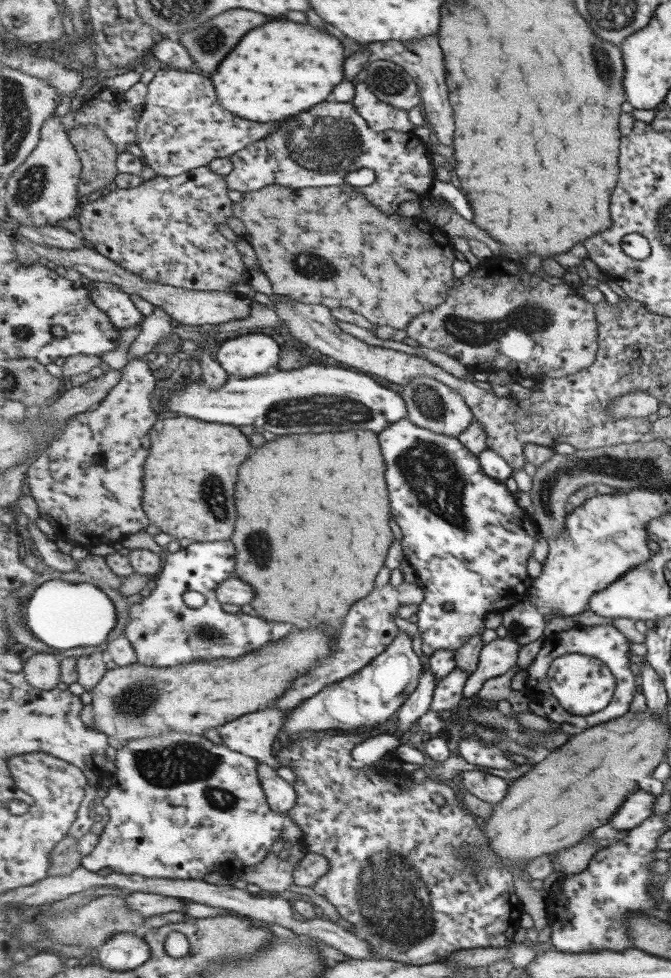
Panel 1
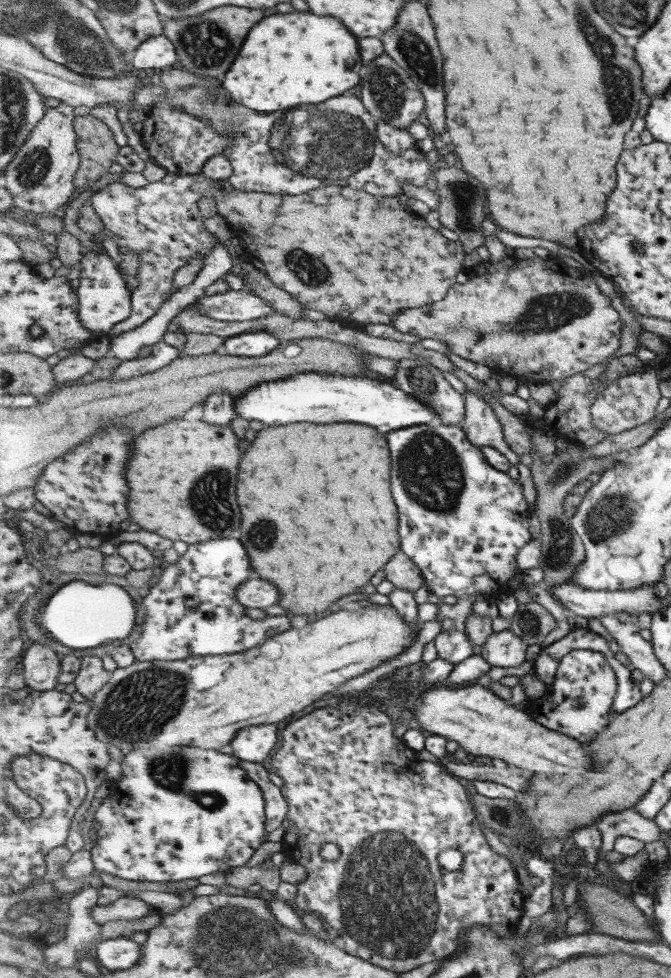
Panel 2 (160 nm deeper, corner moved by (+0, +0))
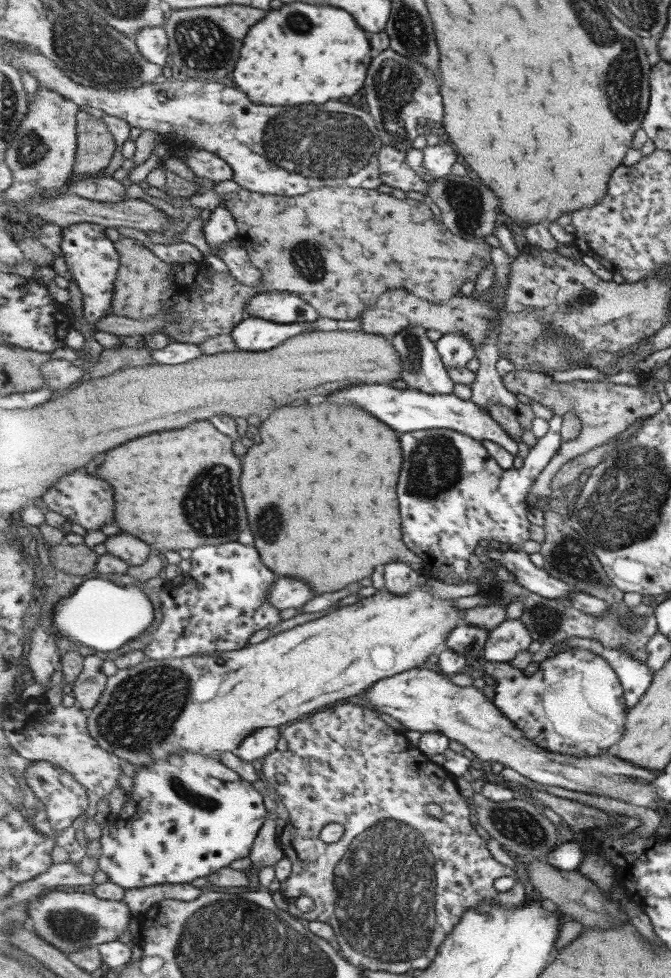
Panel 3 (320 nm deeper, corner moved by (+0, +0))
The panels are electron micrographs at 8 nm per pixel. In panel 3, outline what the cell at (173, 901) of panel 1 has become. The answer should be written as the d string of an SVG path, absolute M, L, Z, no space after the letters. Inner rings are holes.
M65 890L52 891L45 896L33 899L28 904L28 916L34 923L34 930L46 941L59 947L64 953L73 955L83 948L98 946L107 942L119 940L119 936L126 932L131 924L131 918L134 916L129 910L129 905L123 901L105 900L97 896L81 891Z

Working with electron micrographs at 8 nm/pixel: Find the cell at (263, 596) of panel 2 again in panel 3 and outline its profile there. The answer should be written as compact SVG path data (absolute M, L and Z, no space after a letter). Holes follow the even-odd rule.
M281 578L270 588L269 598L274 607L285 610L300 608L309 600L313 600L315 594L314 588L308 582L297 578Z

